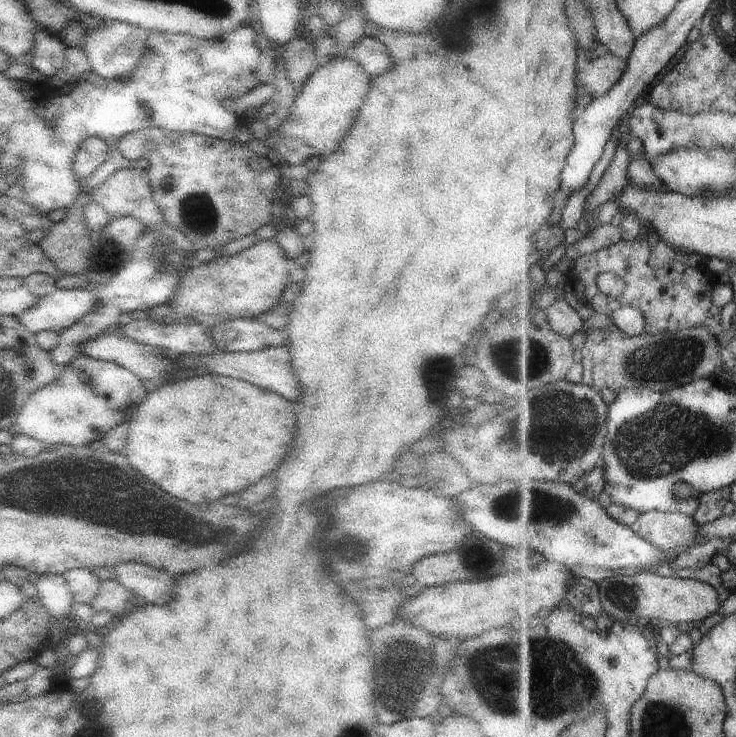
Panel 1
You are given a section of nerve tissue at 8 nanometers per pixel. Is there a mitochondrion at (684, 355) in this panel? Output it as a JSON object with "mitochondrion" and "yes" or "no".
{"mitochondrion":"yes"}

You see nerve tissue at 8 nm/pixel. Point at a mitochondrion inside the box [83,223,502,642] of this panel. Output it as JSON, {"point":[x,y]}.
{"point":[167,259]}

